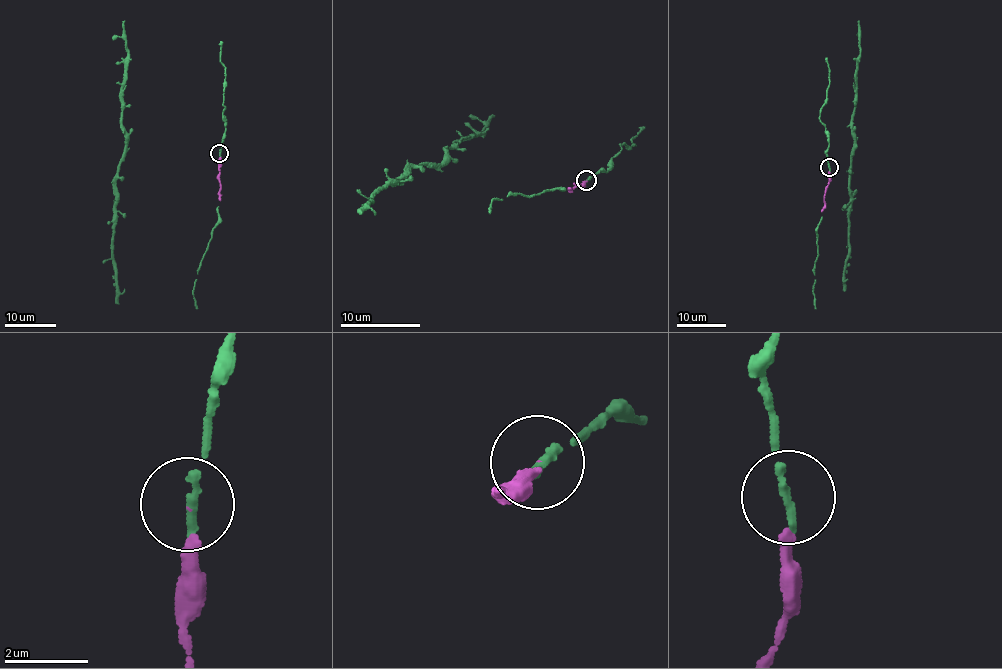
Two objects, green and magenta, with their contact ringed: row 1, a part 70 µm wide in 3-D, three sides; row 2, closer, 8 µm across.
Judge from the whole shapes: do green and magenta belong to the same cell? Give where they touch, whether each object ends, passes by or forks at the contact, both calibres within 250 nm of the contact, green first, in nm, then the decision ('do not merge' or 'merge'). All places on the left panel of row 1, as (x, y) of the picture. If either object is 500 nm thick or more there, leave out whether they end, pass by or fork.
at (219, 153); green ends there; magenta ends there; 240 nm thick on the green side, 100 nm on the other; merge

